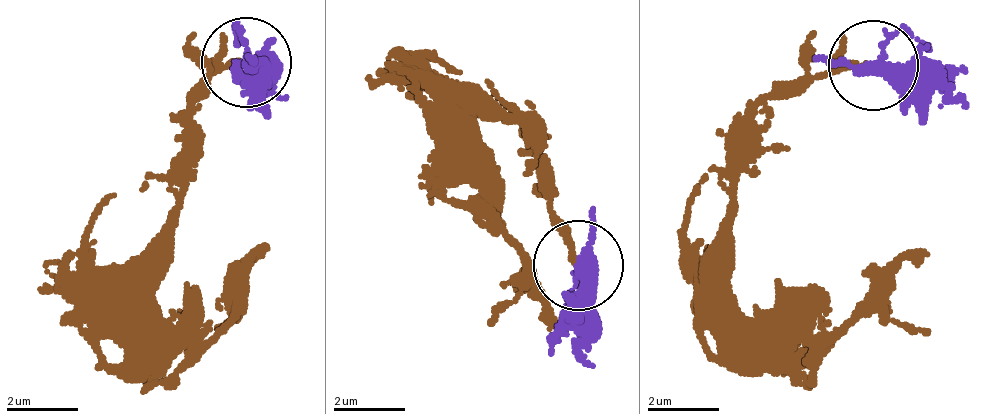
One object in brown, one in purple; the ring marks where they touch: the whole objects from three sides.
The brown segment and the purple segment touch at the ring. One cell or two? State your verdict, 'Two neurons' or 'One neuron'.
One neuron

